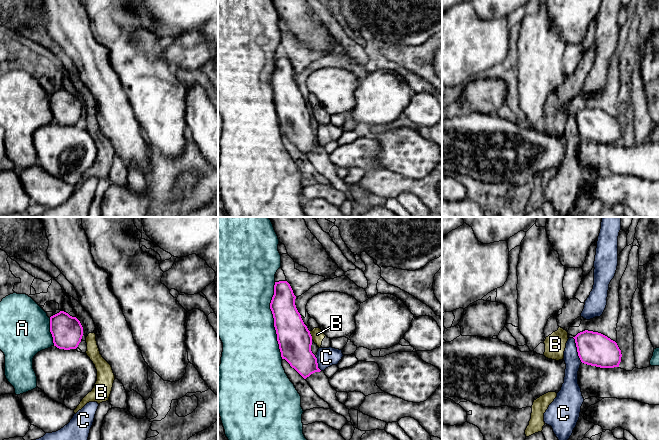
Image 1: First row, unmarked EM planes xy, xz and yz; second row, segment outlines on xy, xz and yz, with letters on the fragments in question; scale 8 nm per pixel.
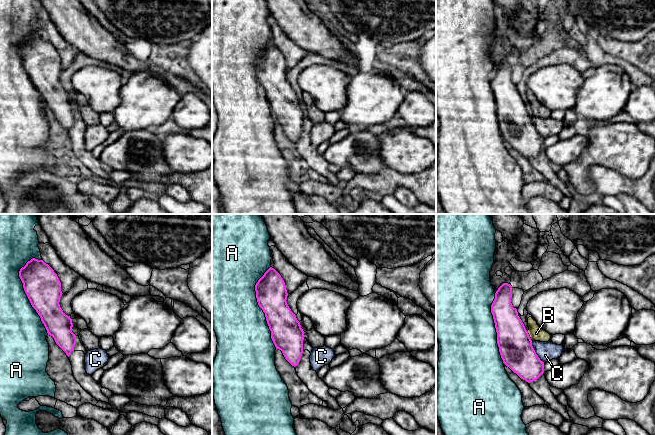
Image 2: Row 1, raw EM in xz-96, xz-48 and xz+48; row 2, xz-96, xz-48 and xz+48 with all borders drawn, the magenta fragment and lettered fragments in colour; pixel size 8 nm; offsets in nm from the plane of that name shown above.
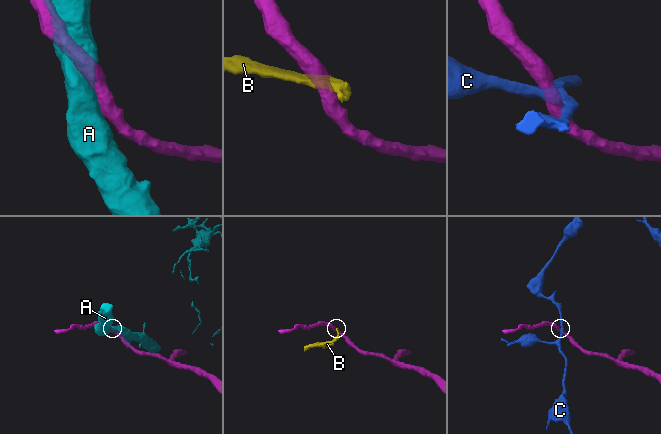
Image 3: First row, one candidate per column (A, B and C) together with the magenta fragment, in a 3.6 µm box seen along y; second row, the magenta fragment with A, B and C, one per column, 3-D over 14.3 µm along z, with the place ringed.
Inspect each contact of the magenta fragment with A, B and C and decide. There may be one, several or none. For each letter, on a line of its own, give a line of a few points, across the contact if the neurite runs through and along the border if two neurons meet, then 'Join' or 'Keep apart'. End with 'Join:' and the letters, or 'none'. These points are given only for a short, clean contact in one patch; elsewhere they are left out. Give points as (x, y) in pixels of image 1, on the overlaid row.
A: Keep apart
B: Line: xz (309, 331), (312, 339). Keep apart
C: Keep apart
Join: none

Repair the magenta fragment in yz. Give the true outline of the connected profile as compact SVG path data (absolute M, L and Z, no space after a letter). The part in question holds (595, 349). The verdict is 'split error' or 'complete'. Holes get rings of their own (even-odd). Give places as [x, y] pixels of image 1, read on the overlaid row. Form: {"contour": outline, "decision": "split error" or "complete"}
{"contour": "M588 330L573 338L582 363L600 368L619 367L622 354L615 341L601 333Z", "decision": "complete"}

